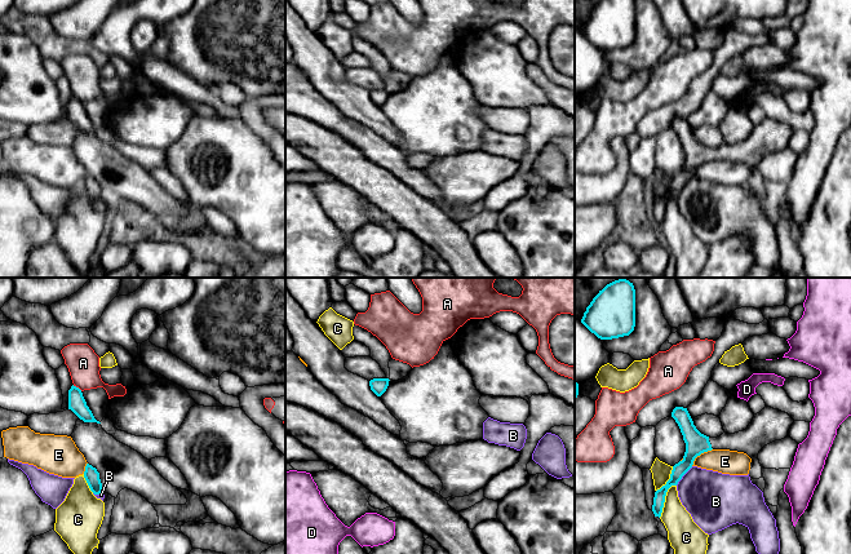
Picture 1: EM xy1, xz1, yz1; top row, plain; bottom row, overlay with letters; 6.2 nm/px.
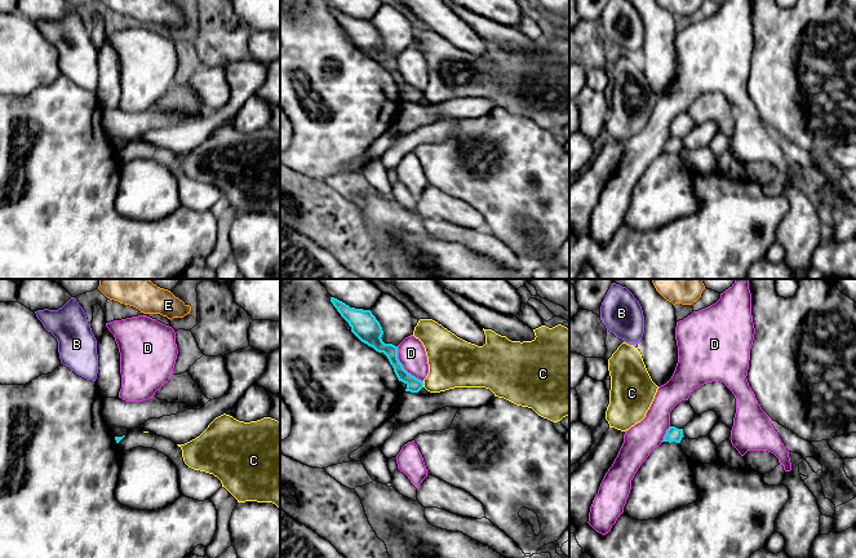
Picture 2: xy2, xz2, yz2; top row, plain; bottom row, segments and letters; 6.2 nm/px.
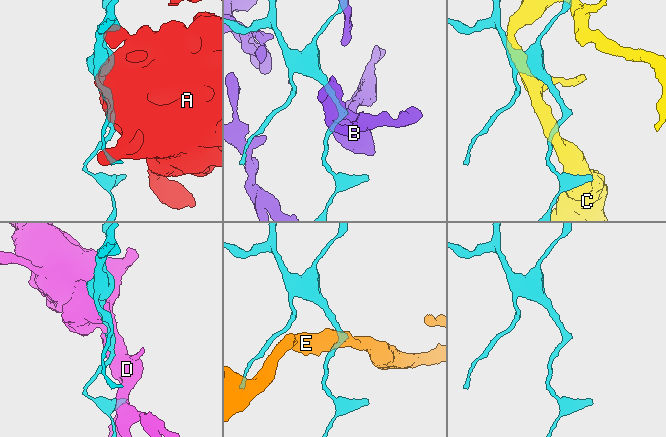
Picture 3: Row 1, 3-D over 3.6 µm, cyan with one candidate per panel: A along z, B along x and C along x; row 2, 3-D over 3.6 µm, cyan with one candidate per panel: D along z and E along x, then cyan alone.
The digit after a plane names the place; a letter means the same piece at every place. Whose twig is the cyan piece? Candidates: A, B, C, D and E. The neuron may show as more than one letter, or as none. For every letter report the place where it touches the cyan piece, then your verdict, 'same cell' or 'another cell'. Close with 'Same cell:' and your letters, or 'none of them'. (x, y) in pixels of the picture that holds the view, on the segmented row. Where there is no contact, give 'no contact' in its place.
A: xy1 (78, 388) | another cell
B: yz1 (683, 474) | another cell
C: yz1 (664, 500) | another cell
D: xz2 (403, 367) | another cell
E: yz1 (700, 453) | another cell
Same cell: none of them

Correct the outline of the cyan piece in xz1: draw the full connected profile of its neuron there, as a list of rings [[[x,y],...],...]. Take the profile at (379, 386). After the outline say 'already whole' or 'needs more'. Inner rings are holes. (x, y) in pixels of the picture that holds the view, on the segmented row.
[[[373,378],[369,381],[371,390],[377,395],[381,396],[387,386],[389,386],[389,378]]] | already whole

